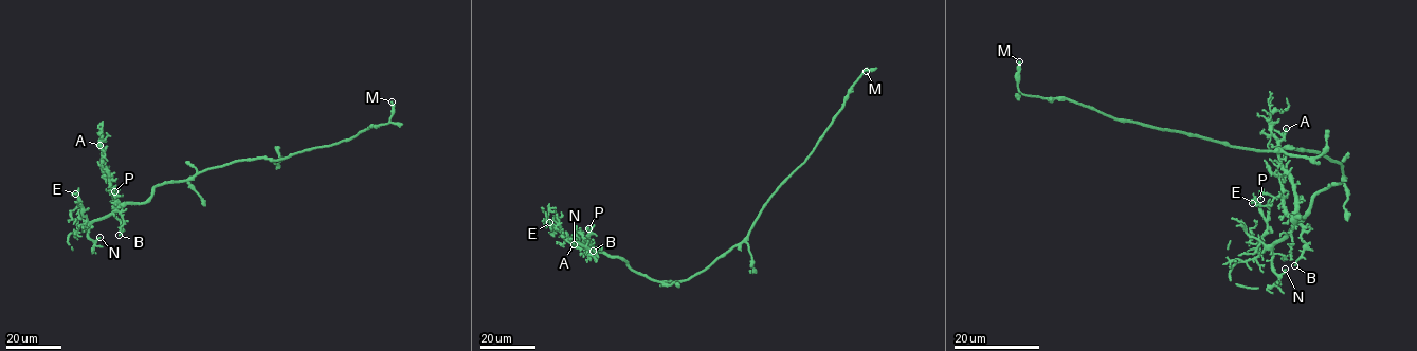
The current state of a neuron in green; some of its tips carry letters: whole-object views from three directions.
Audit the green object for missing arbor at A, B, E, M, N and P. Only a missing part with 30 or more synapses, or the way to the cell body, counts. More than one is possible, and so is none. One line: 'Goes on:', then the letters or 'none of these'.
Goes on: none of these

